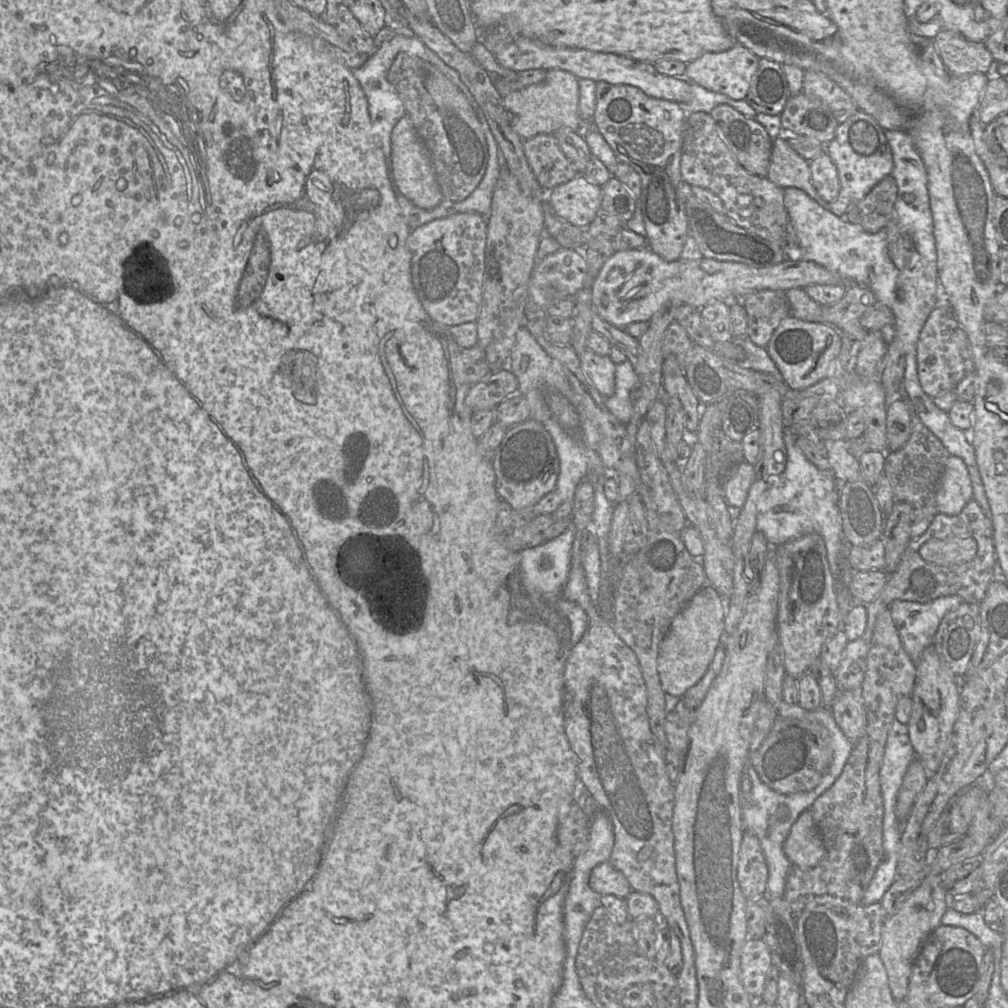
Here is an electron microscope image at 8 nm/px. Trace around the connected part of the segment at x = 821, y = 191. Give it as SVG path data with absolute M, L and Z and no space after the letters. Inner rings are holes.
M823 152L817 158L809 161L812 185L817 193L827 202L833 202L840 190L840 180L837 168L830 156Z

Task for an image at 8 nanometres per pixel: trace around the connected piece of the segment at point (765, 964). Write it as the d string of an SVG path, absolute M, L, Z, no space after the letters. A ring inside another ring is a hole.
M749 938L741 951L741 981L752 998L762 998L766 976L773 962L767 945L759 938Z

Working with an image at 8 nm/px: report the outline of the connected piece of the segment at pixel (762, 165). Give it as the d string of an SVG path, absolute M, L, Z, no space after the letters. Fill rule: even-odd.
M726 104L709 114L737 161L751 174L767 177L773 139L764 126Z

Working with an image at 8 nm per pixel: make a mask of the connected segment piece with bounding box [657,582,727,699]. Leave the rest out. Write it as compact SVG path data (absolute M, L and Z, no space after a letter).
M708 582L676 615L658 648L657 670L665 693L678 699L706 674L724 632L726 601Z

